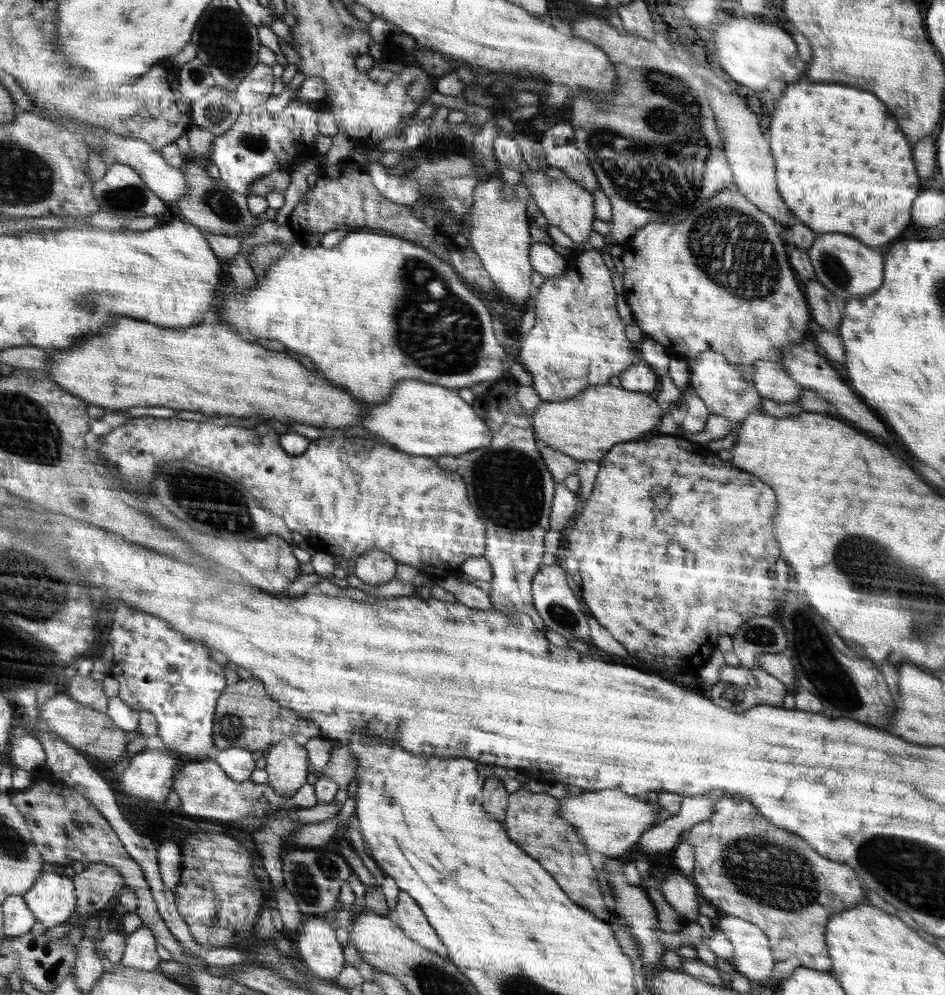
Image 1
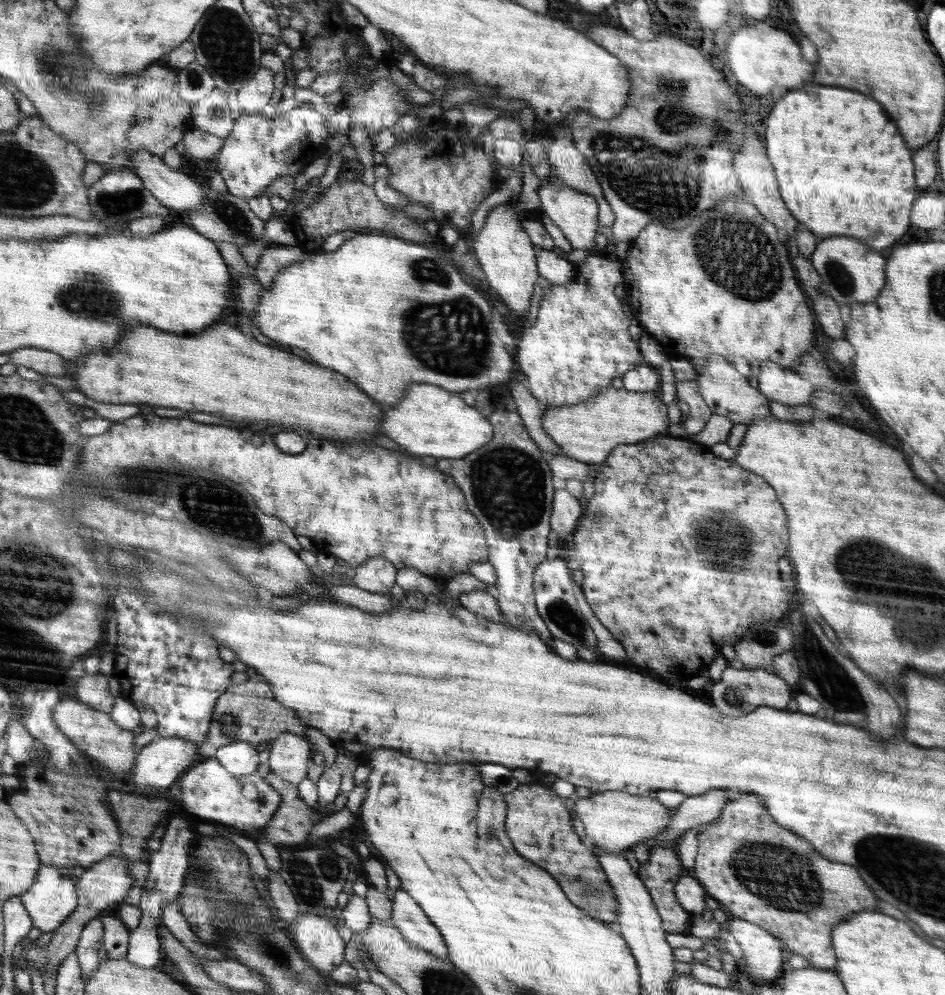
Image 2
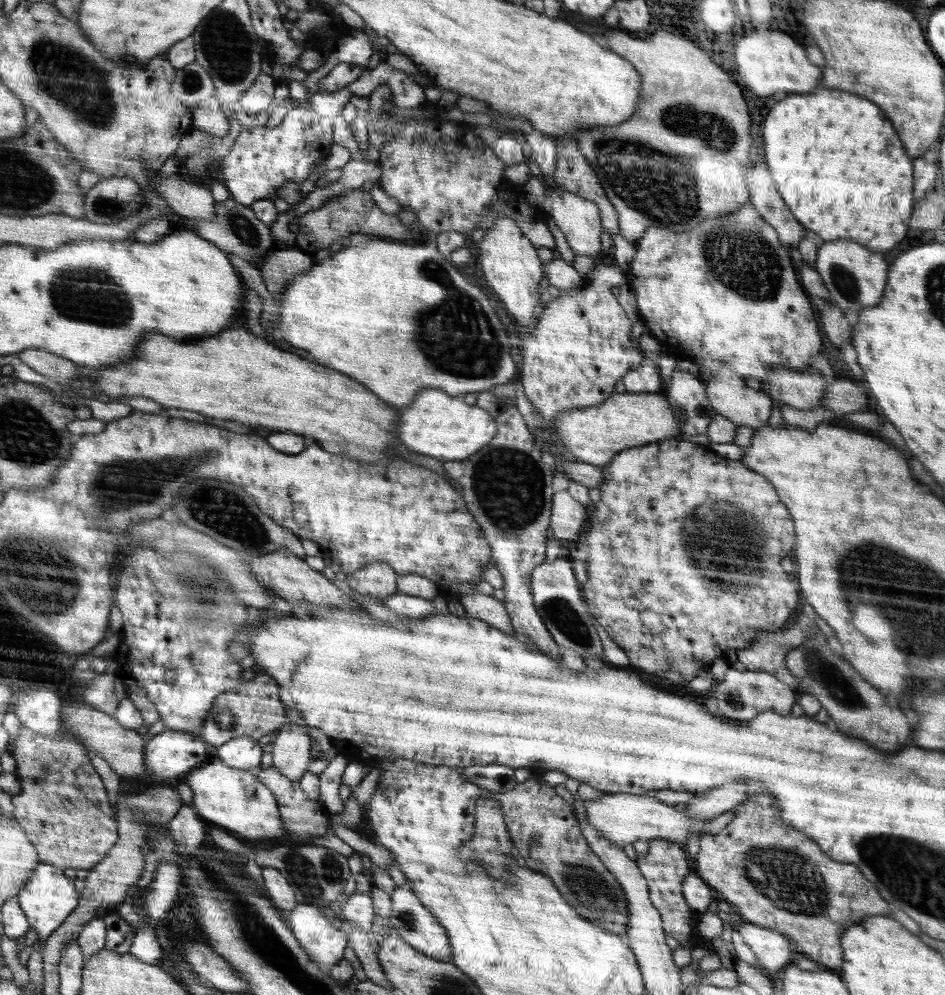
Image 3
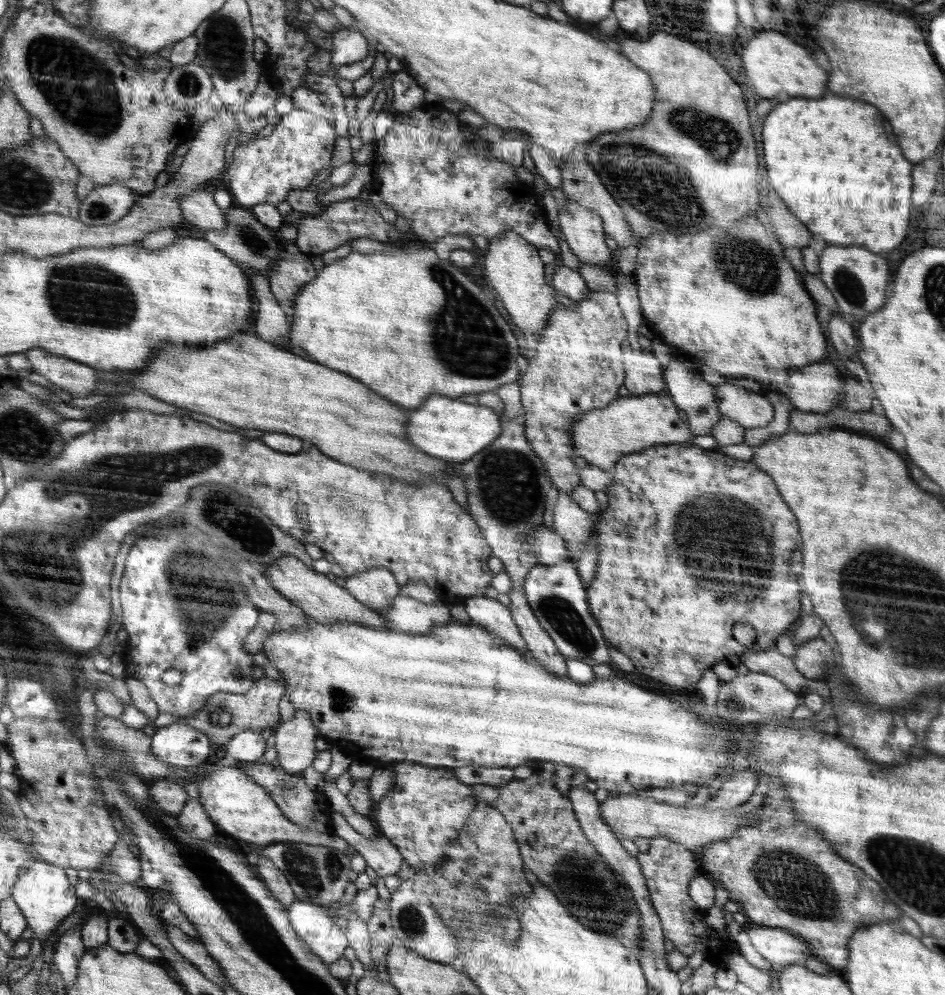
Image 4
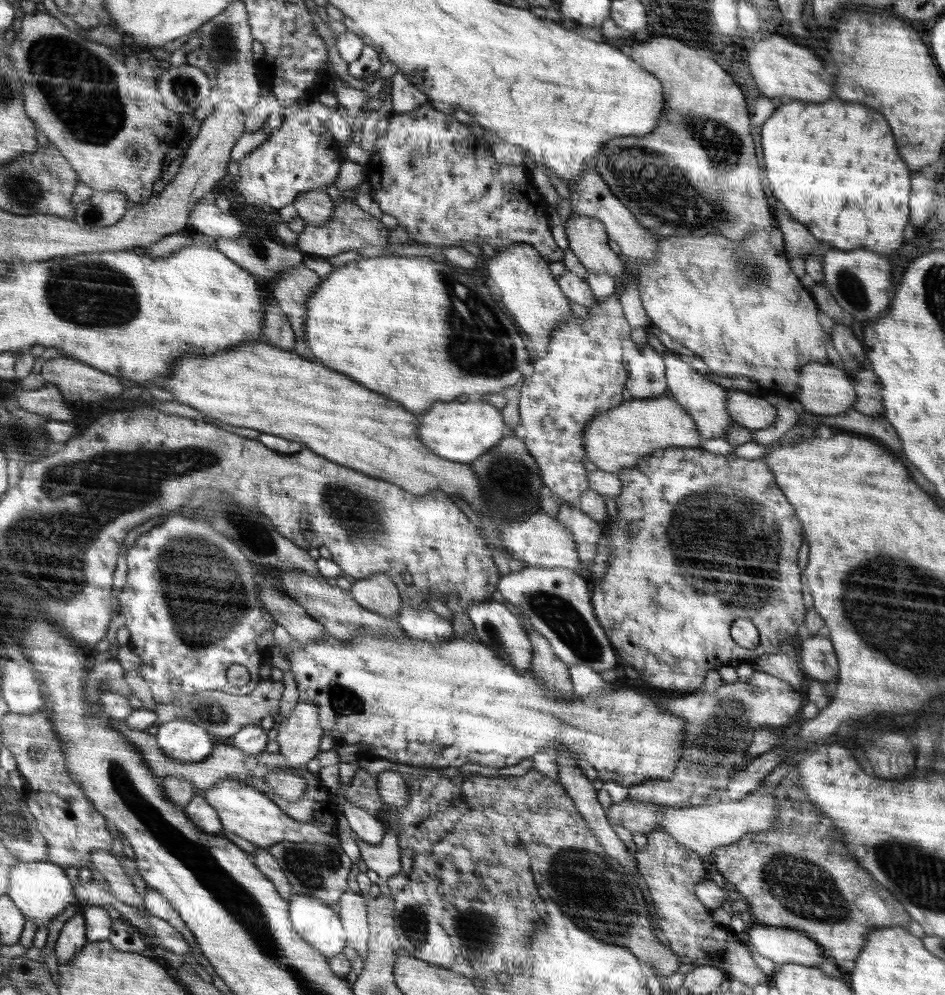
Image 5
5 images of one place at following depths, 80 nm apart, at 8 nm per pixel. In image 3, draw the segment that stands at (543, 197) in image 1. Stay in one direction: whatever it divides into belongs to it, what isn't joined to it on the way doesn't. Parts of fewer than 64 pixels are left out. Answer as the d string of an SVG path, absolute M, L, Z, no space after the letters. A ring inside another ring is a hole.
M562 187L549 188L545 203L551 210L550 215L564 233L568 245L575 254L589 256L593 260L600 256L600 216L598 205L576 196L576 193L564 191Z

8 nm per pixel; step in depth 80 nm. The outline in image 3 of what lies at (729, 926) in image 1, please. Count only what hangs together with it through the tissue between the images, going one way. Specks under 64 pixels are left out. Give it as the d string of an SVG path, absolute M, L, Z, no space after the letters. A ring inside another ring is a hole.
M742 921L734 924L734 930L742 936L744 942L756 954L758 964L760 964L758 970L766 975L783 970L800 956L792 940L770 928Z

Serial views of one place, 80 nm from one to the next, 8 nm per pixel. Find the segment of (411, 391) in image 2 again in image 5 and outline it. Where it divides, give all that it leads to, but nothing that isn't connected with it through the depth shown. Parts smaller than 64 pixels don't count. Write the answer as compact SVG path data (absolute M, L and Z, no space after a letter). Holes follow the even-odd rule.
M479 396L467 402L440 402L432 412L420 416L420 420L424 420L424 444L428 444L432 452L440 452L446 460L462 464L470 464L486 450L495 448L504 439L506 428L502 411Z

